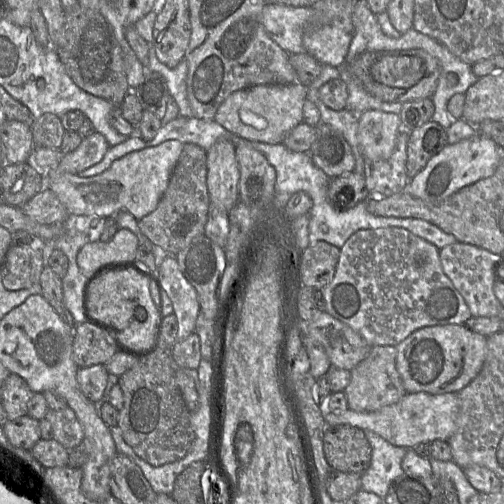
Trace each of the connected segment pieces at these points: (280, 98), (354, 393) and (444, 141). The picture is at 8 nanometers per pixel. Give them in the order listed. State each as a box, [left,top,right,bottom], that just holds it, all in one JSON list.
[[214,82,307,144],[343,346,406,412],[406,121,448,179]]

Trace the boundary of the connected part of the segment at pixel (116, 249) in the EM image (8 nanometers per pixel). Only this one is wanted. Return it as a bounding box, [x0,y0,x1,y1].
[77,229,138,278]

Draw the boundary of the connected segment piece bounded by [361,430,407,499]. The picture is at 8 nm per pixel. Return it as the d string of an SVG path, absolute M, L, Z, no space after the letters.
M364 430L372 455L369 467L361 474L361 489L384 499L393 481L404 472L402 460L407 448L392 445L377 433Z

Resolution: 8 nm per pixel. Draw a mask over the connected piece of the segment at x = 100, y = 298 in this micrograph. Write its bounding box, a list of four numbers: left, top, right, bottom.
[86,269,158,351]

